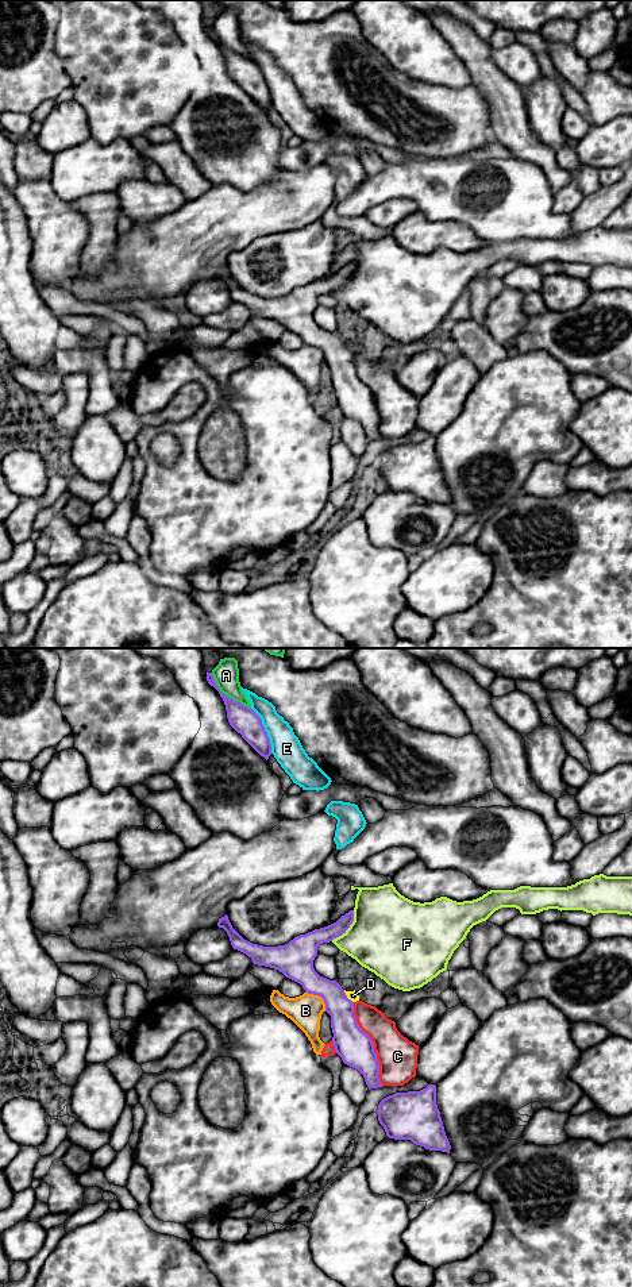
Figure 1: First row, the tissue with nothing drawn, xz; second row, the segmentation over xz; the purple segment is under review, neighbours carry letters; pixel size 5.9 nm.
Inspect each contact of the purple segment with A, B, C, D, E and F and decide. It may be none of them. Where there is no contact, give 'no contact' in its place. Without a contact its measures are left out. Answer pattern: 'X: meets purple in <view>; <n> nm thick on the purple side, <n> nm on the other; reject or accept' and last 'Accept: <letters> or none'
A: meets purple in xz; 160 nm thick on the purple side, 160 nm on the other; reject
B: meets purple in xz; 200 nm thick on the purple side, 190 nm on the other; reject
C: meets purple in xz; 200 nm thick on the purple side, 240 nm on the other; reject
D: meets purple in xz; 190 nm thick on the purple side, 60 nm on the other; reject
E: meets purple in xz; 160 nm thick on the purple side, 180 nm on the other; reject
F: meets purple in xz; 120 nm thick on the purple side, 460 nm on the other; reject
Accept: none

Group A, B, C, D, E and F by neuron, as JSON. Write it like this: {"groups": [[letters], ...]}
{"groups": [["A"], ["B", "D"], ["C"], ["E"], ["F"]]}

